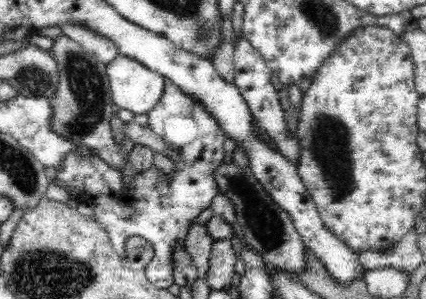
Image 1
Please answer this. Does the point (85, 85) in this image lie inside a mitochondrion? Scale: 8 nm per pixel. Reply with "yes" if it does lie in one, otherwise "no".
yes

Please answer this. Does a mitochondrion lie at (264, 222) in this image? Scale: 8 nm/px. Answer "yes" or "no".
yes

